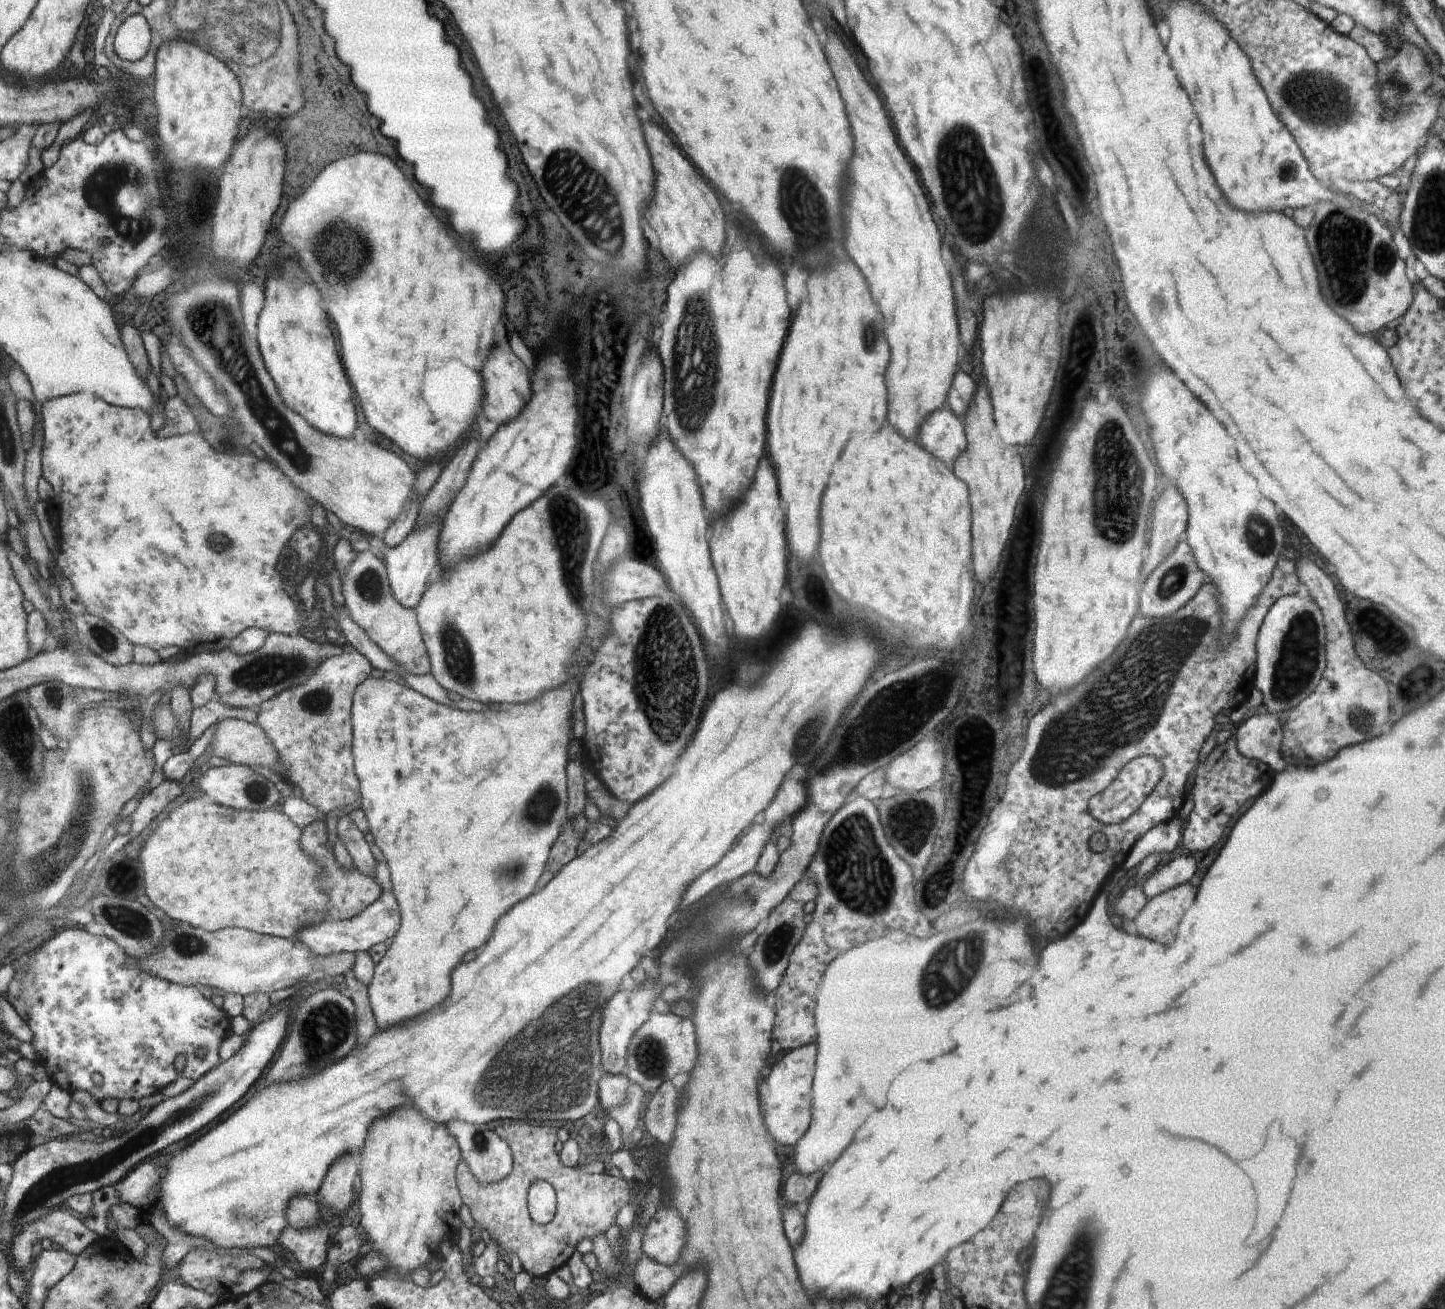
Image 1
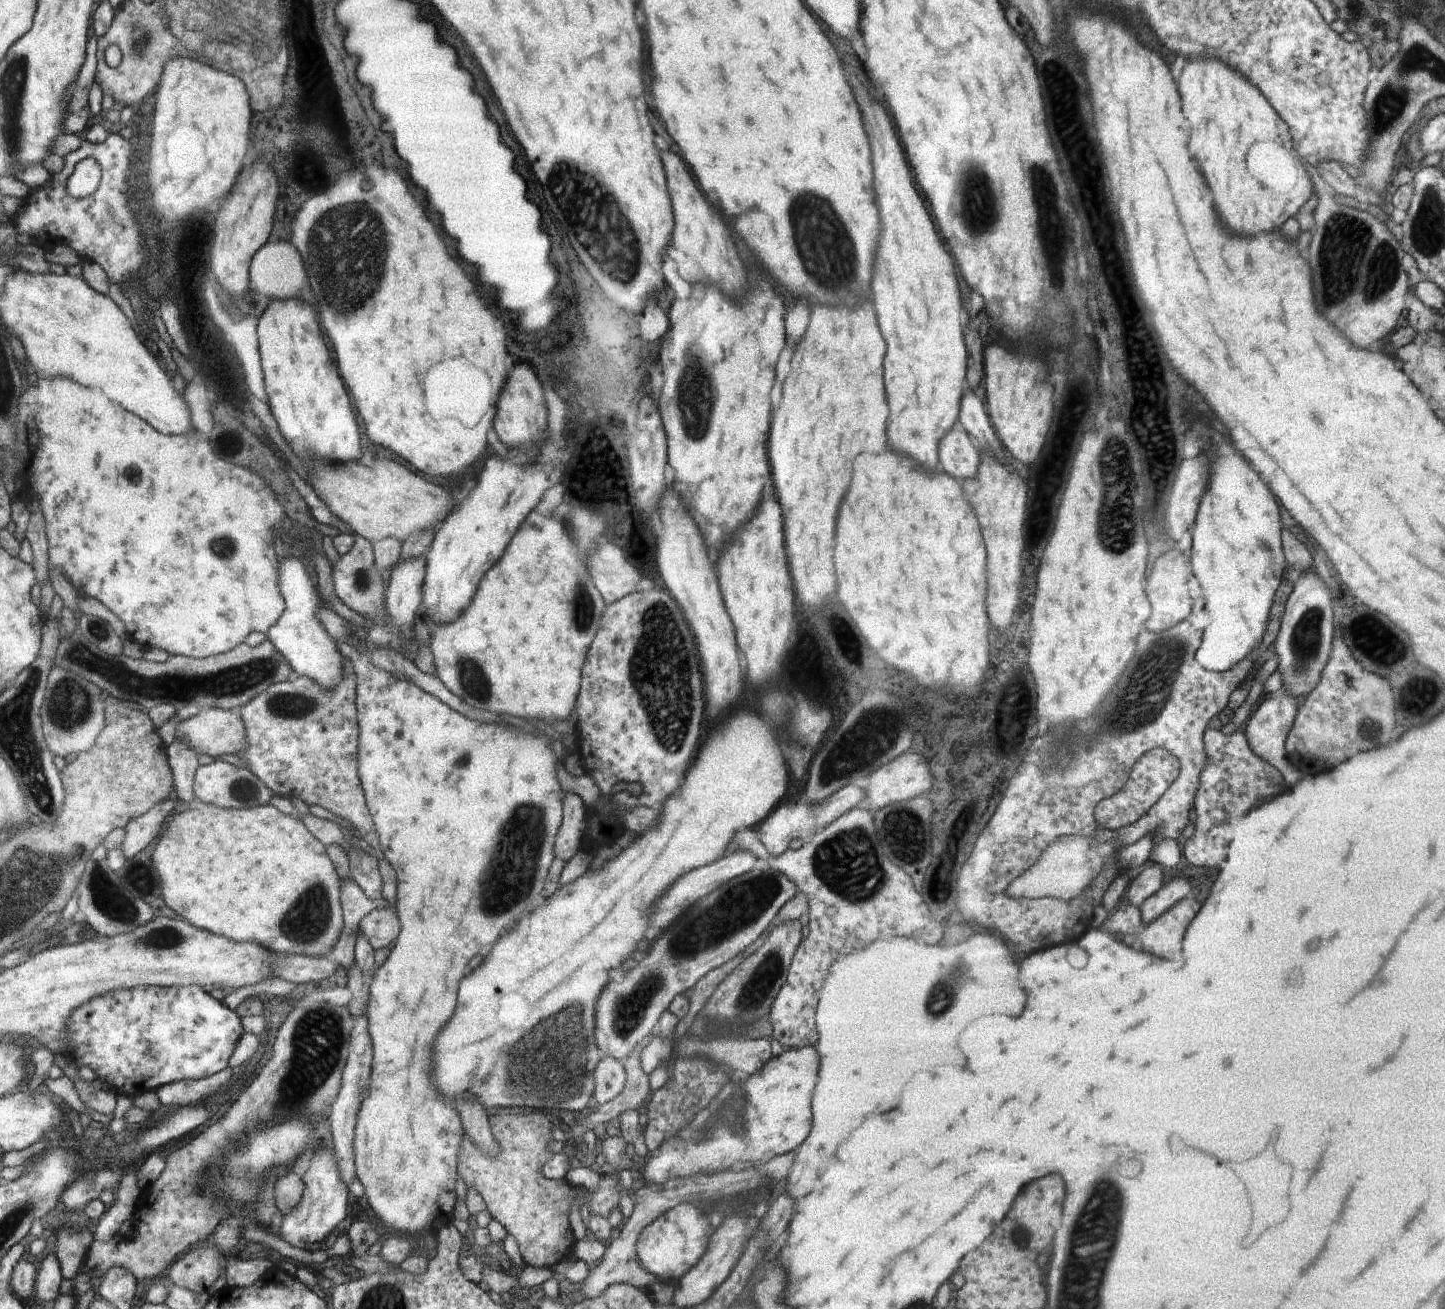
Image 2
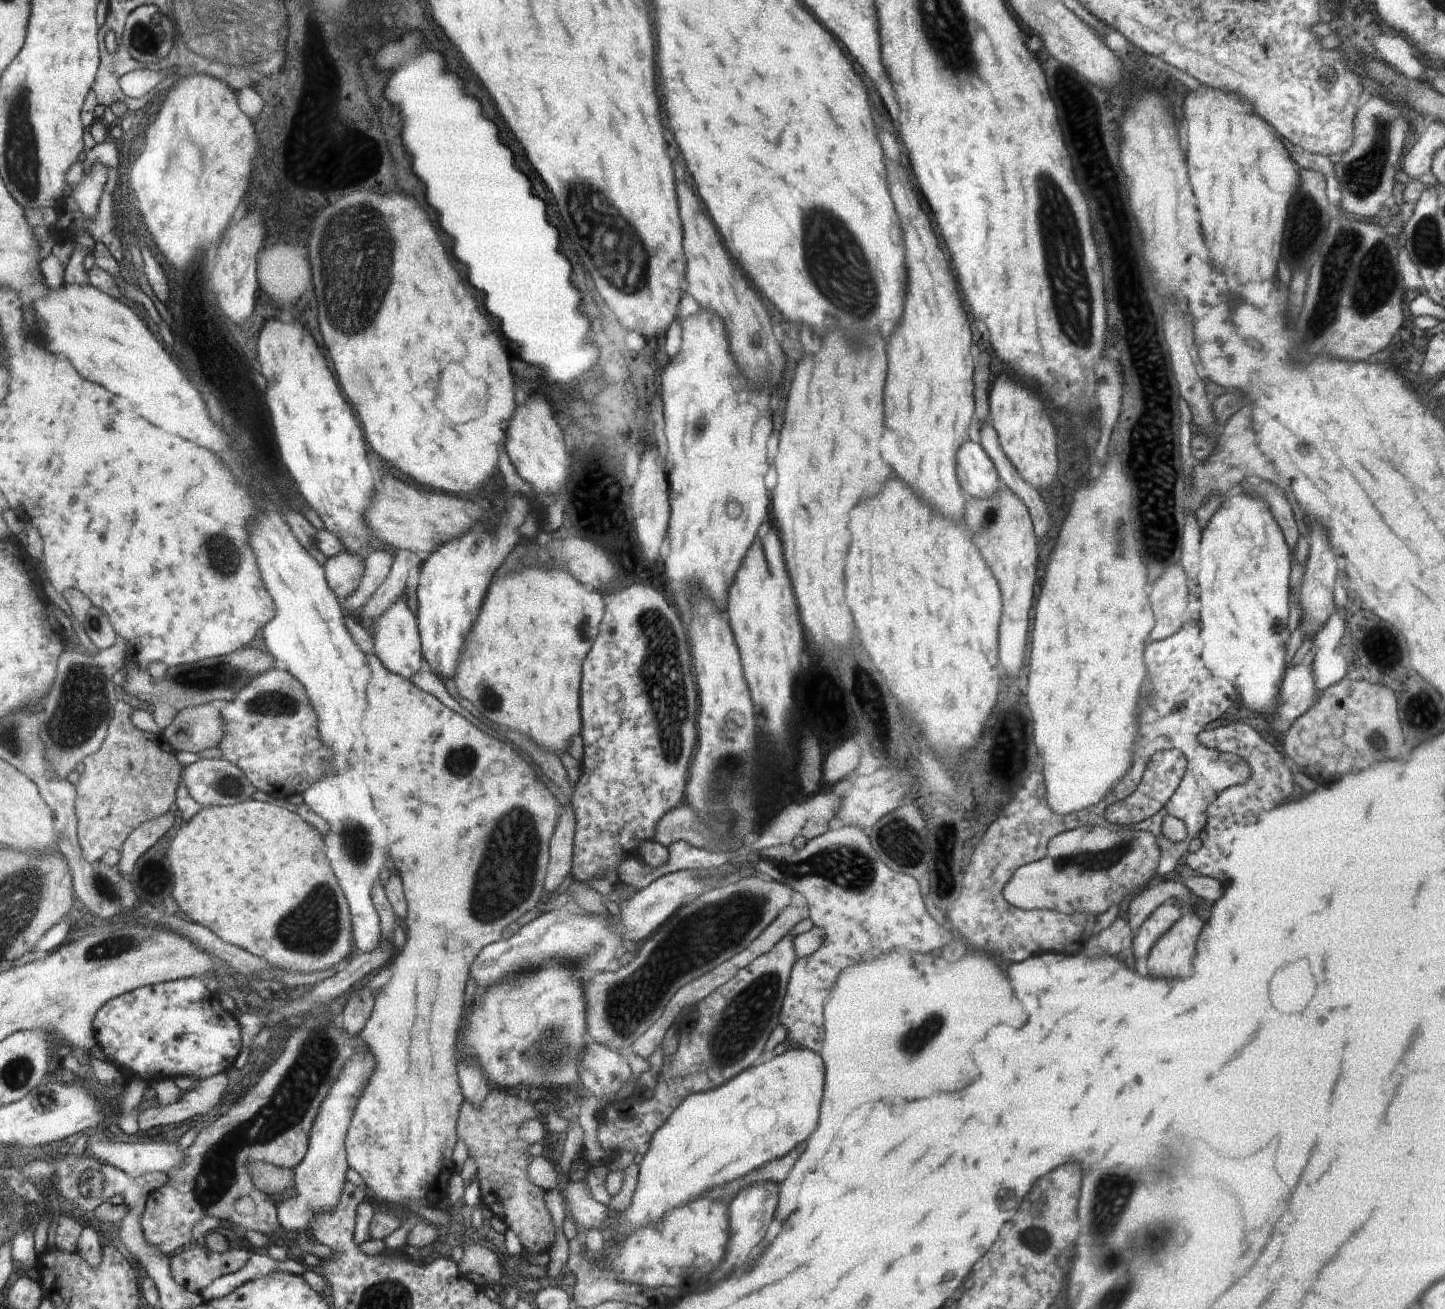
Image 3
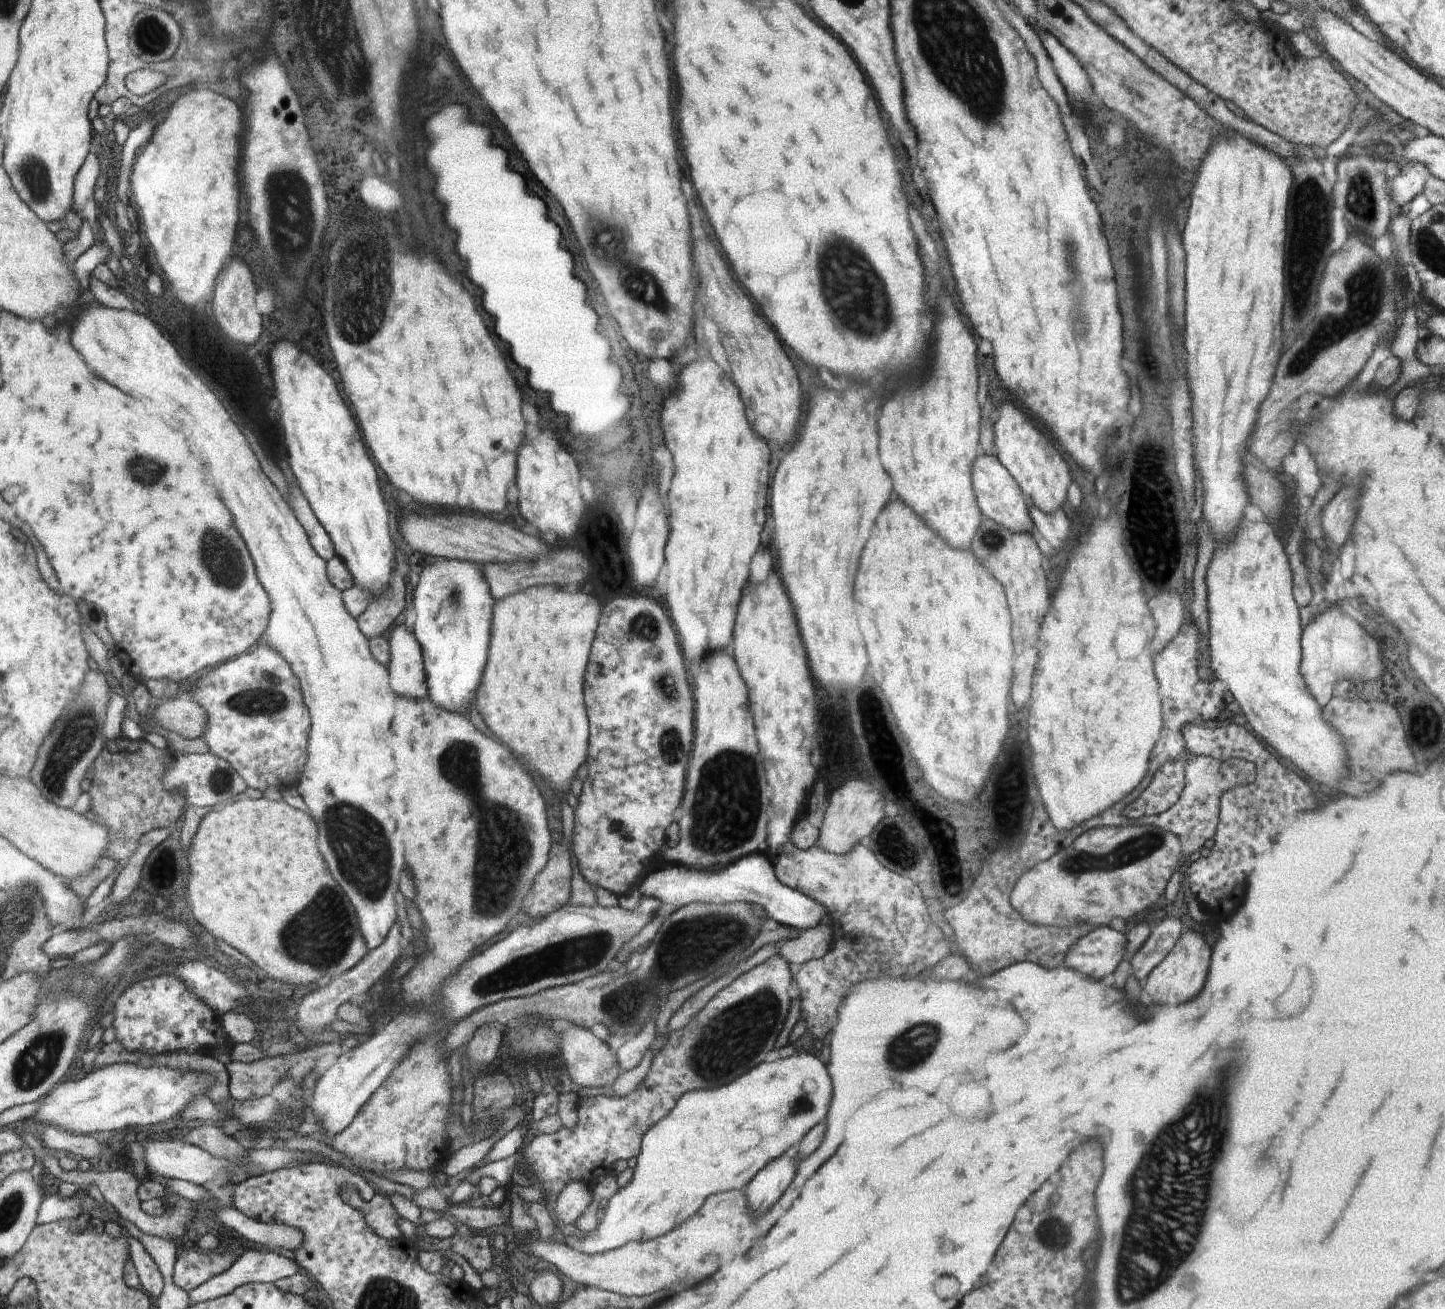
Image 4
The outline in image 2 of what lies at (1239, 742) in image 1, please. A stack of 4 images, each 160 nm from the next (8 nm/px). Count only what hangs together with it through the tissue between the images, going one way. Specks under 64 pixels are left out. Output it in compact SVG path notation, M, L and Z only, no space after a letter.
M1282 689L1277 694L1272 694L1258 706L1254 714L1248 717L1244 733L1252 752L1277 768L1288 788L1303 777L1300 771L1289 762L1285 749L1285 740L1292 728L1299 704L1300 700L1294 699L1287 690Z

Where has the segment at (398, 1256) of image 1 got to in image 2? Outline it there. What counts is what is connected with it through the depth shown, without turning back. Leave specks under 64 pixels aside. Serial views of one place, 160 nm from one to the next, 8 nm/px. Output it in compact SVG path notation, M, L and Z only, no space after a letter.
M346 639L336 640L338 648L344 658L353 663L353 672L356 678L356 707L358 724L361 728L360 736L360 777L366 804L370 804L370 812L374 810L373 818L378 818L378 828L375 833L379 838L379 848L384 857L396 871L397 898L394 910L400 919L401 929L394 948L391 949L386 961L378 968L369 981L369 997L365 1012L368 1019L368 1032L373 1046L373 1063L371 1078L367 1088L367 1095L362 1099L355 1124L355 1137L353 1140L354 1160L358 1180L364 1185L366 1200L372 1212L384 1222L390 1230L398 1234L412 1235L419 1244L435 1246L439 1242L439 1234L447 1225L452 1224L452 1204L456 1202L454 1184L456 1184L456 1158L460 1152L461 1142L464 1140L464 1130L460 1115L455 1109L454 1102L441 1096L441 1092L433 1083L434 1044L436 1036L452 1018L458 1002L458 990L464 976L464 968L474 954L480 952L486 944L497 944L498 938L504 930L508 930L522 912L534 910L539 905L538 898L544 888L544 878L552 864L552 844L560 832L562 822L562 800L564 789L557 778L556 754L552 752L550 744L556 740L544 732L536 733L512 732L500 724L482 724L476 720L464 718L460 712L455 711L441 699L423 691L414 683L395 678L390 672L382 670L372 662L366 652L358 652L350 646Z

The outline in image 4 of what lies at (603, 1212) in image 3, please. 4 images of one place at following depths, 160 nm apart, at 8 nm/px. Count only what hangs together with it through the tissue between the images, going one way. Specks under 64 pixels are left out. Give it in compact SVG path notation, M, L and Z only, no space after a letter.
M574 1182L566 1186L557 1197L552 1216L556 1223L573 1224L592 1204L595 1198L593 1185Z

